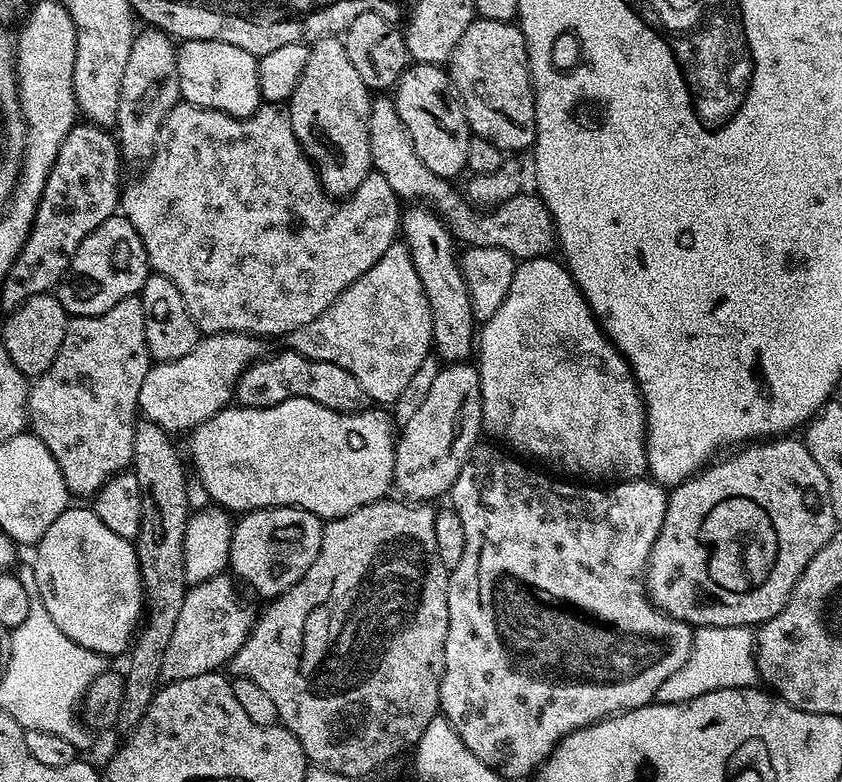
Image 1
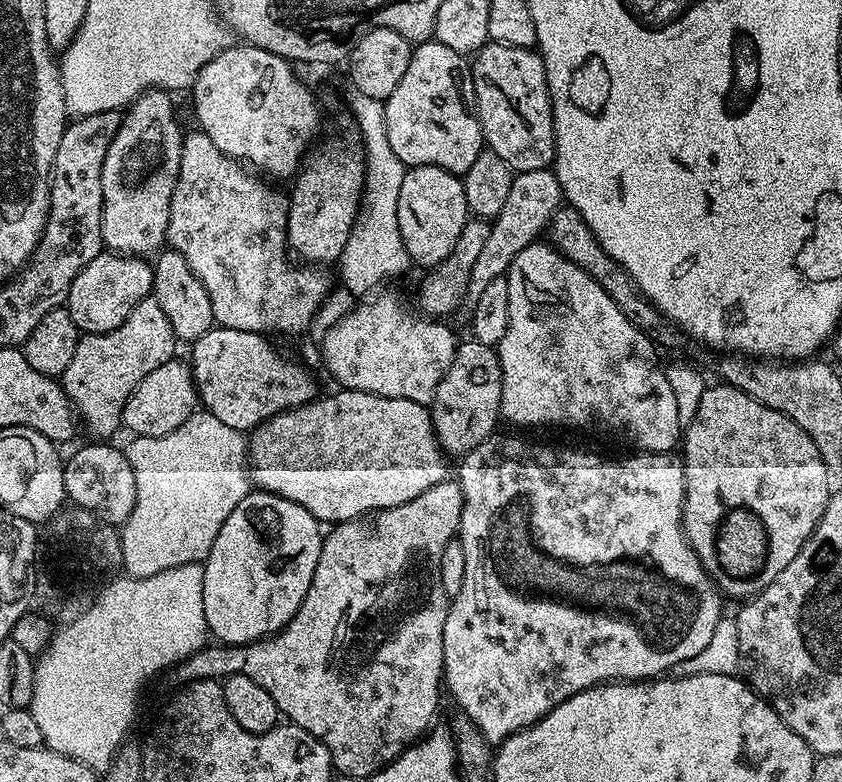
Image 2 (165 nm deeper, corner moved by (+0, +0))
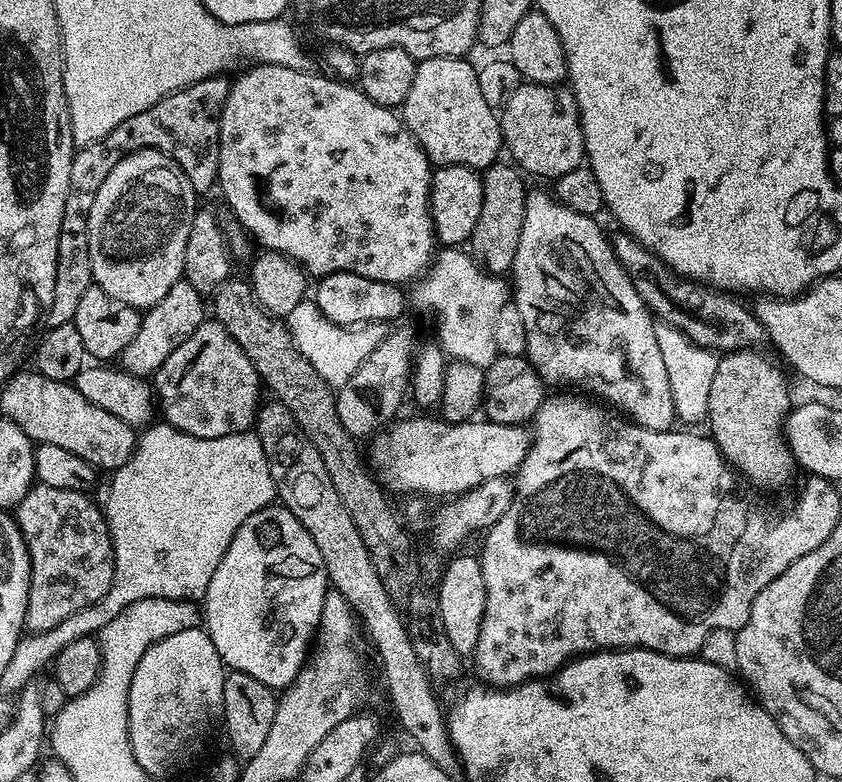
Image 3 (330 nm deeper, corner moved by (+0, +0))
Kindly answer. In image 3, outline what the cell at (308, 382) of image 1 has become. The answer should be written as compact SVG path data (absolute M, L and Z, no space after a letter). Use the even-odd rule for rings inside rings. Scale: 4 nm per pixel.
M215 318L205 319L202 326L198 326L198 330L194 330L194 334L190 334L190 338L186 338L186 342L182 342L182 346L178 346L178 350L174 350L174 354L170 354L170 358L166 358L166 362L162 362L162 366L154 373L154 396L158 401L158 412L160 412L167 423L173 424L178 430L182 430L186 434L190 434L194 438L222 438L230 434L238 434L239 432L249 431L255 425L256 414L262 403L260 397L262 391L261 378L255 370L255 366L251 364L250 358L246 356L246 351L242 350L238 342L224 329L223 325Z

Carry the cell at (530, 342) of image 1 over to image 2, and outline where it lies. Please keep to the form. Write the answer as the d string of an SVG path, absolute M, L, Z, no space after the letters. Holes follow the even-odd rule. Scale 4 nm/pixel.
M535 242L526 246L514 258L509 266L506 279L510 290L510 322L507 334L498 346L500 353L500 368L503 370L503 402L501 404L501 415L506 421L517 424L520 428L540 428L543 424L560 424L565 420L572 428L601 428L604 432L620 432L632 444L637 444L637 449L645 452L663 452L665 454L673 451L672 447L679 445L682 440L682 421L678 414L678 401L674 398L674 390L670 388L667 371L660 368L660 360L656 357L657 345L642 330L636 328L636 324L618 310L618 302L606 294L606 290L586 270L574 266L557 252L547 242Z

